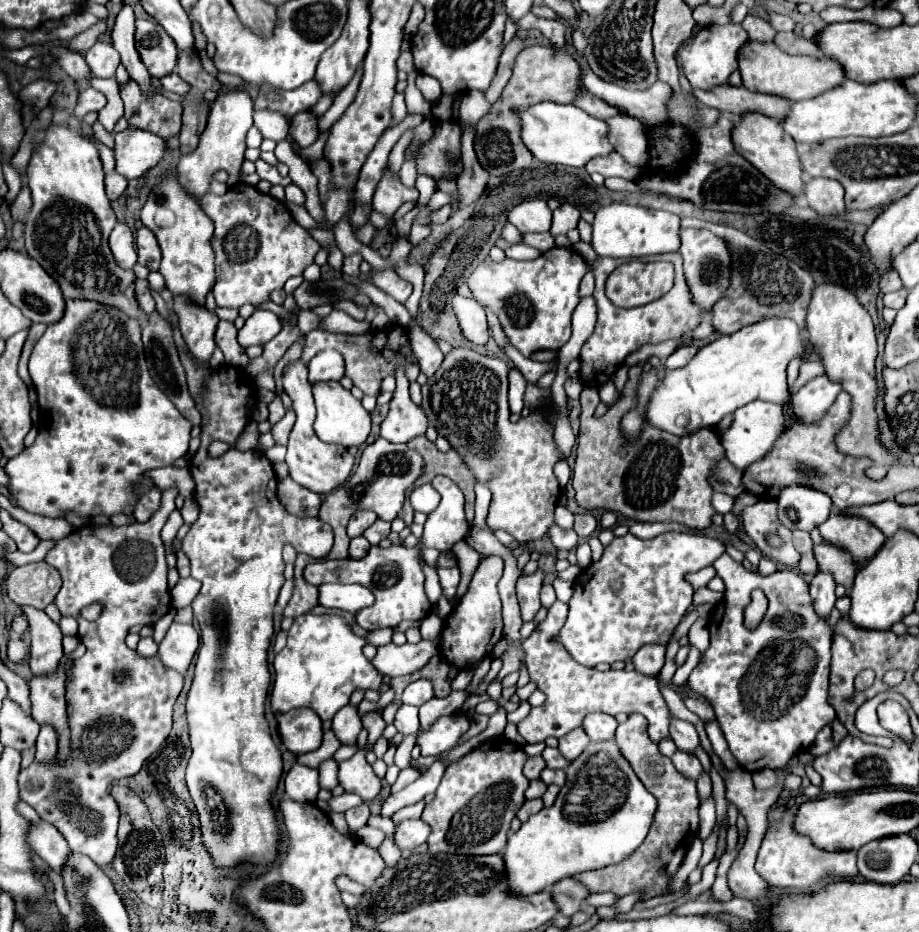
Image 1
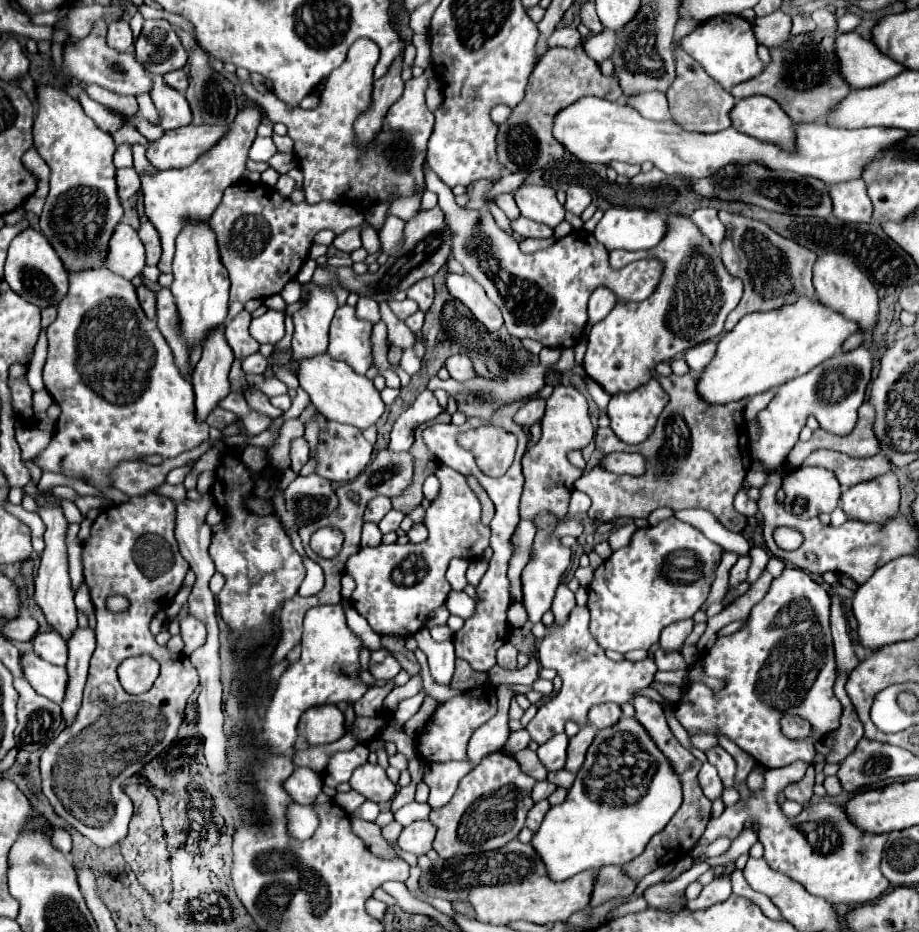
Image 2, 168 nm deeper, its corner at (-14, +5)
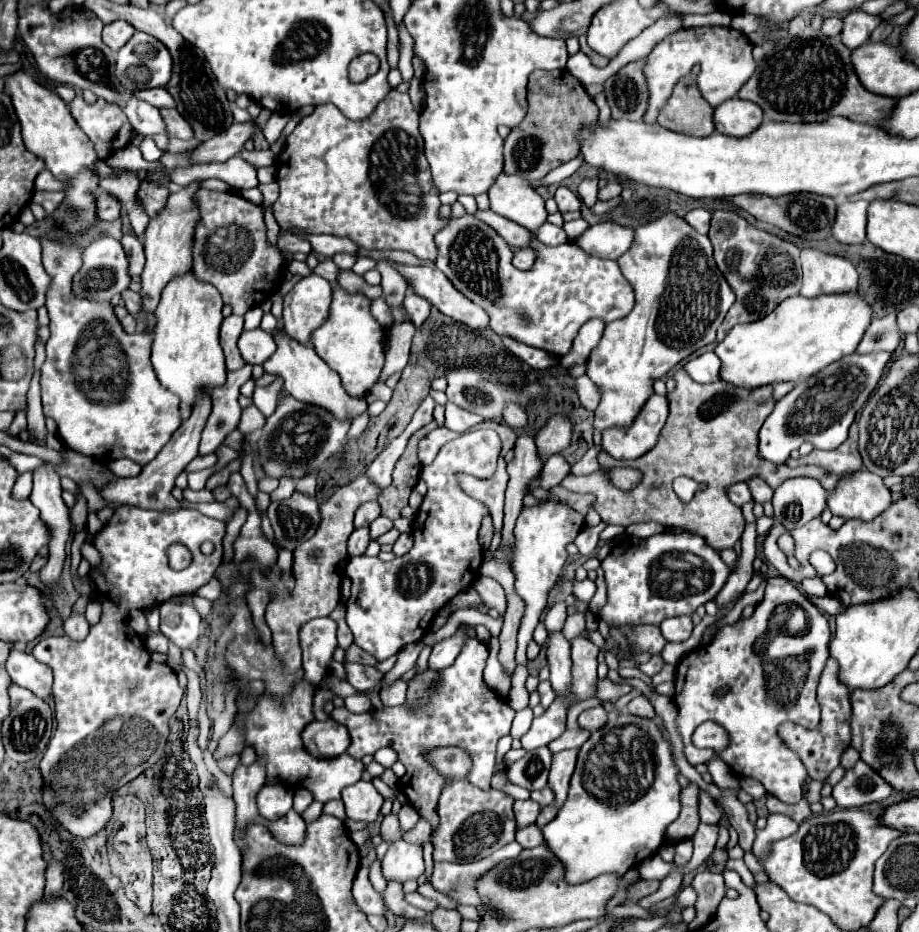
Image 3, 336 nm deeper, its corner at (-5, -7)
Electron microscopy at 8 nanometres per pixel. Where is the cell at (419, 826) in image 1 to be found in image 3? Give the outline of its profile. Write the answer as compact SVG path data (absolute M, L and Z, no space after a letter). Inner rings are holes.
M399 839L389 845L389 849L381 861L381 867L383 867L385 881L405 883L409 879L419 879L425 871L423 851L421 851L421 847Z

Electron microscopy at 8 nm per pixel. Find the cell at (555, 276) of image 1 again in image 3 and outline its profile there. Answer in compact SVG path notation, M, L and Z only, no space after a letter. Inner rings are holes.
M473 215L453 219L445 231L435 235L435 243L439 249L435 265L459 293L487 311L489 327L497 335L513 335L557 357L569 353L585 321L595 319L595 315L601 315L603 323L617 321L629 315L635 303L633 289L617 261L591 259L571 243L549 247L533 237L531 247L537 257L529 271L517 271L511 265L513 251L509 245Z

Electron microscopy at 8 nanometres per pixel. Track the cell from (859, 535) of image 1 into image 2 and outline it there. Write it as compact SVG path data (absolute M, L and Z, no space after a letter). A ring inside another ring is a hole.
M890 471L882 479L858 483L842 493L842 511L862 523L886 523L896 517L900 505L898 479Z

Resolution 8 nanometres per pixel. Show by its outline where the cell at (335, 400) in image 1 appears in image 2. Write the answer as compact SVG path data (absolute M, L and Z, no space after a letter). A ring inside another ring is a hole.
M328 353L298 363L298 381L300 387L310 395L312 405L328 421L338 421L364 431L376 425L376 421L384 413L384 403L380 399L380 393L374 389L372 381L362 375L356 375L344 361L330 359Z

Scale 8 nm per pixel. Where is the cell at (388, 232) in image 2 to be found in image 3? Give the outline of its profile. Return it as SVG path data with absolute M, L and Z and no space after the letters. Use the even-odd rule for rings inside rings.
M379 261L377 263L377 271L381 273L383 281L381 281L381 287L383 287L383 299L389 307L399 307L399 309L405 309L403 307L403 299L405 299L405 293L407 293L407 283L401 279L401 275L393 269L391 261Z

